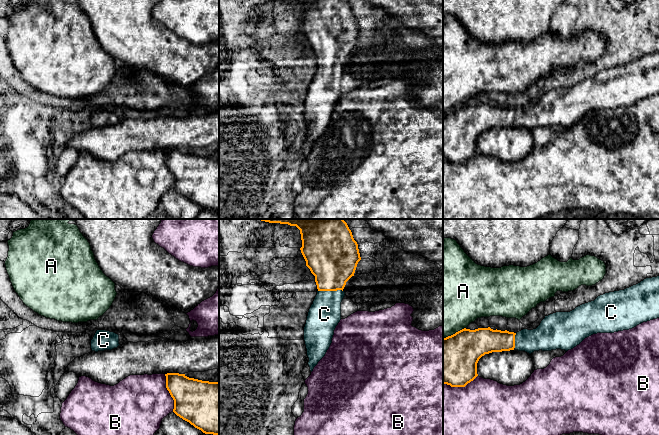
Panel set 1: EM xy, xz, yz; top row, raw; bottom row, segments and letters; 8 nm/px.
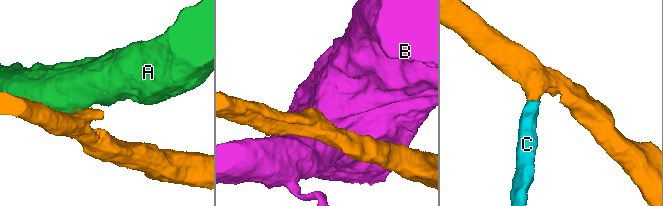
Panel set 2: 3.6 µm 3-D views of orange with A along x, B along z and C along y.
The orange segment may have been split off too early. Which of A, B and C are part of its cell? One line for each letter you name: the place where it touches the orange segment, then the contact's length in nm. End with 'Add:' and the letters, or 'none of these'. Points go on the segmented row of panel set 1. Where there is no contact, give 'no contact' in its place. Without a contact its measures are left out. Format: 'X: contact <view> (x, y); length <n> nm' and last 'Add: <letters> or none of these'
C: contact xz (330, 290); length 200 nm
Add: C

